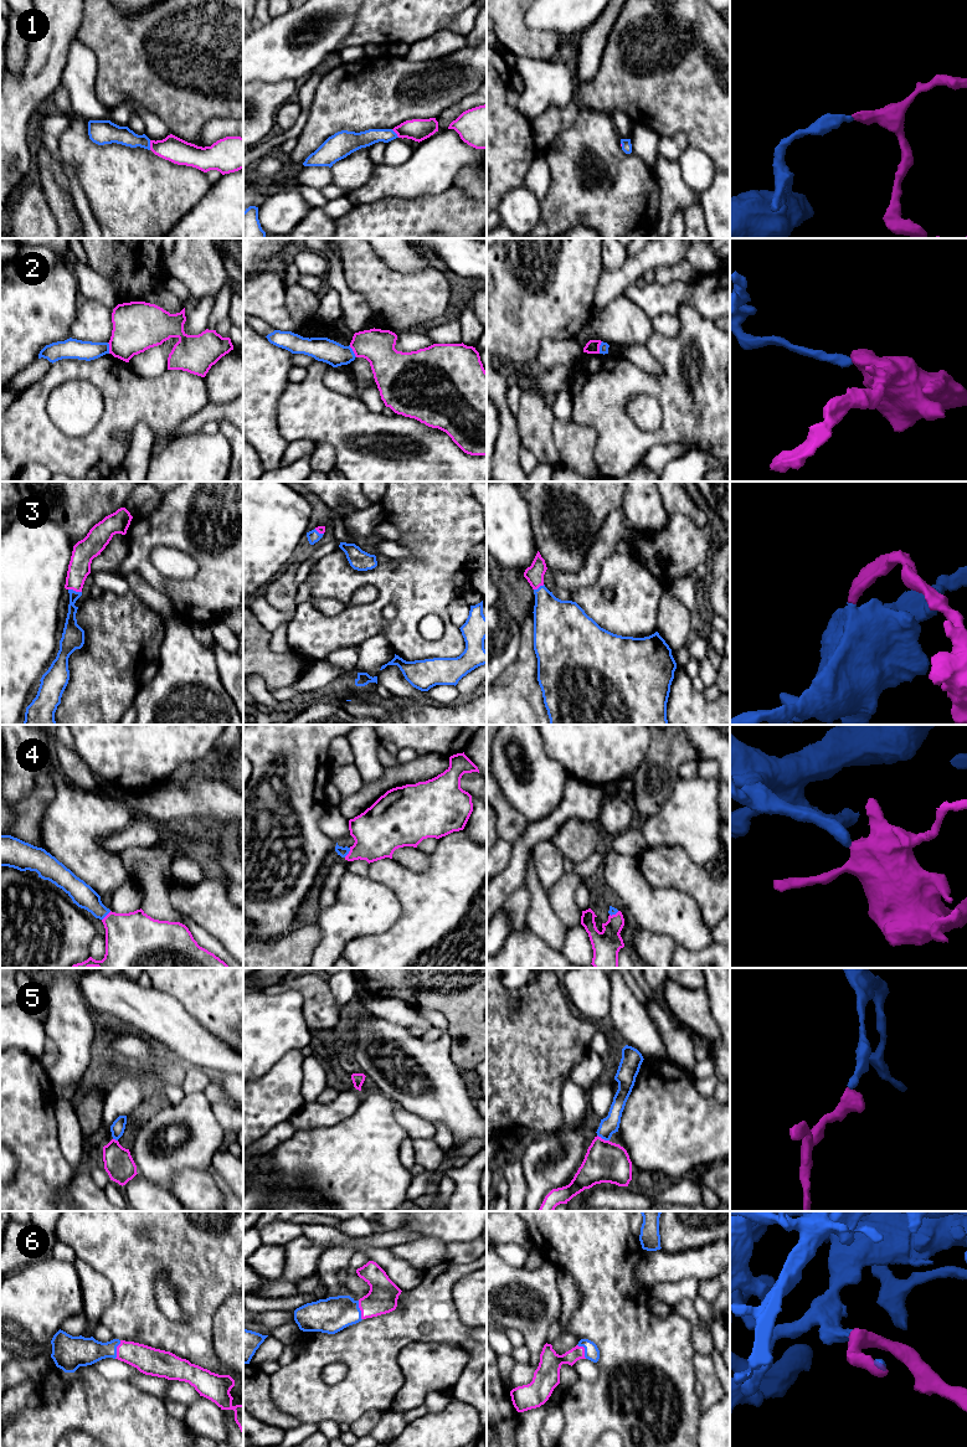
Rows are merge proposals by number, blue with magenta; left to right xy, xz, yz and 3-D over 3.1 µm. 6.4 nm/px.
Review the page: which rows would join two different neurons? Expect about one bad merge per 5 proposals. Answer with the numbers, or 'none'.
2

